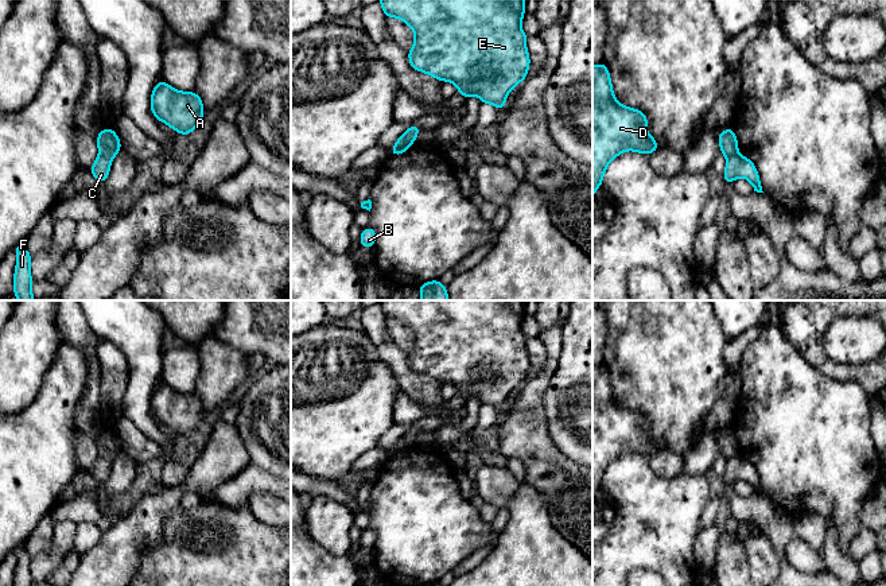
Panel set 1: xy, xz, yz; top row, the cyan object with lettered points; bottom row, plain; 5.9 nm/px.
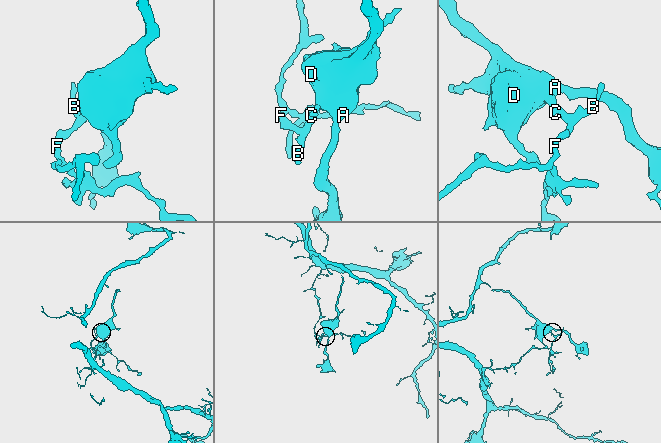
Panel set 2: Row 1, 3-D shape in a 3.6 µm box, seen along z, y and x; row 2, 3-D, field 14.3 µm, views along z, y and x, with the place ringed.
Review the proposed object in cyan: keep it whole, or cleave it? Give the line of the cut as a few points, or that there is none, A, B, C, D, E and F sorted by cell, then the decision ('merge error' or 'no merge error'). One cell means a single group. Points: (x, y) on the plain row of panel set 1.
xy (100, 456), (111, 462) | A D E / B C F | merge error

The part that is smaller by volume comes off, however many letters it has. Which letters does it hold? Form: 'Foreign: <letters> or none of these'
Foreign: A, D, E

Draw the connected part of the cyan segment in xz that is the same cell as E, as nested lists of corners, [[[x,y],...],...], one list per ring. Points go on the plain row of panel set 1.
[[[380,300],[380,306],[386,319],[399,319],[413,333],[415,344],[407,354],[411,369],[440,384],[452,384],[465,400],[475,396],[482,405],[491,405],[502,414],[509,393],[526,381],[531,360],[528,338],[521,330],[525,300]]]

